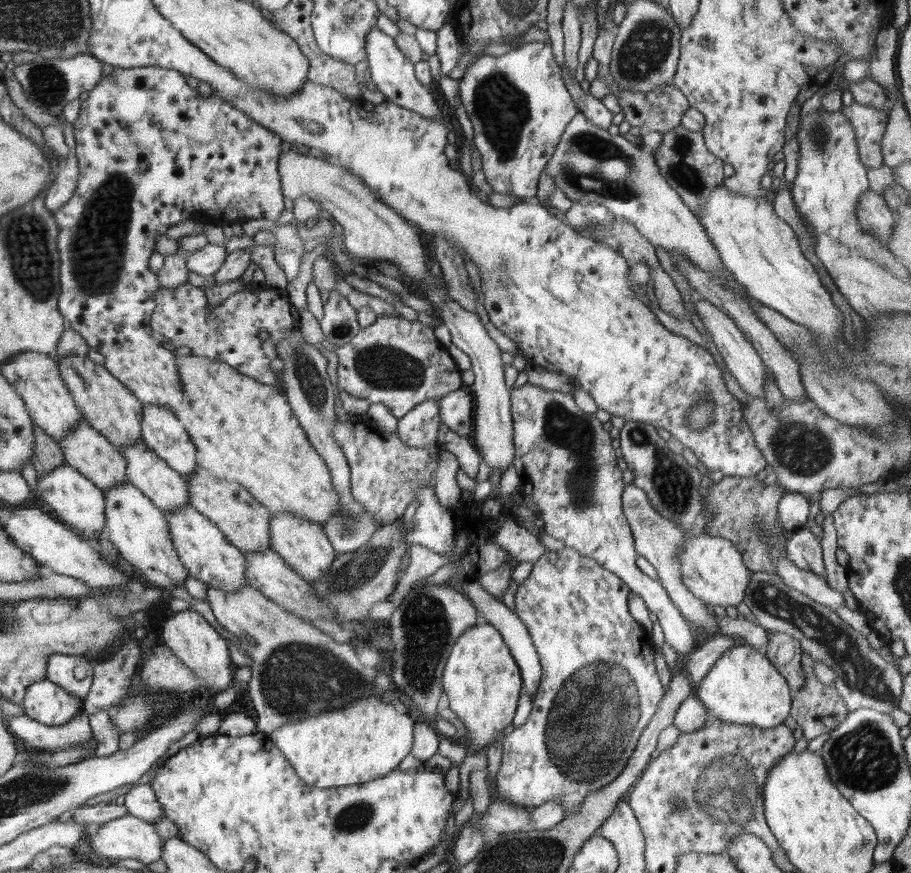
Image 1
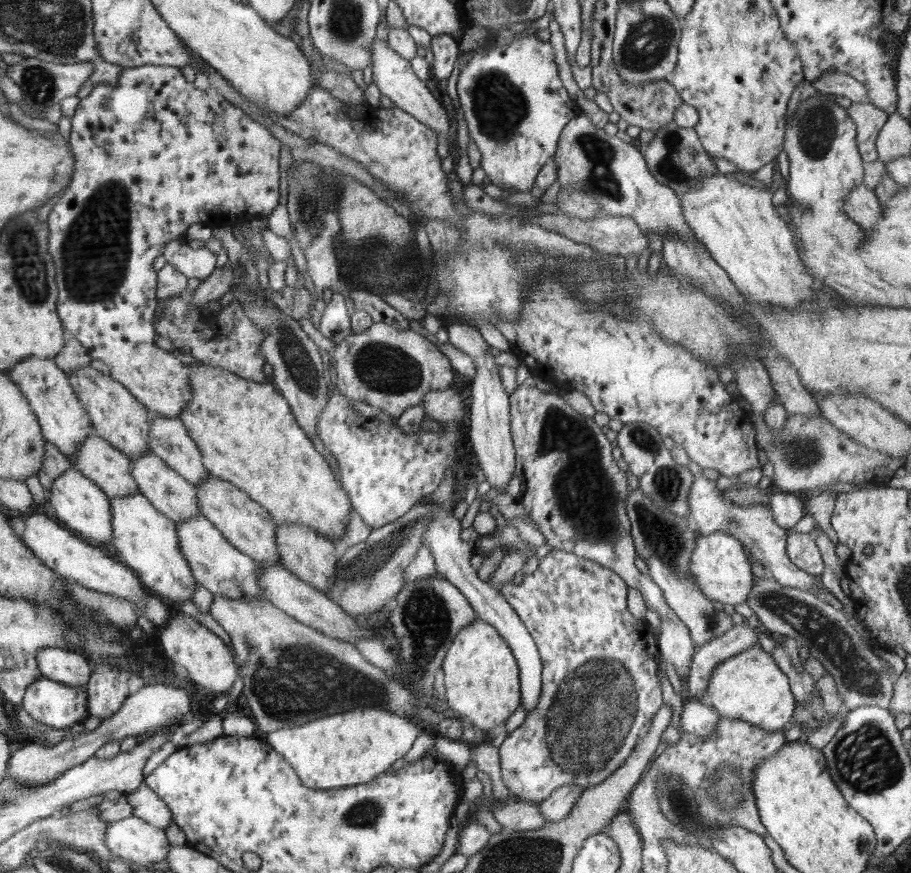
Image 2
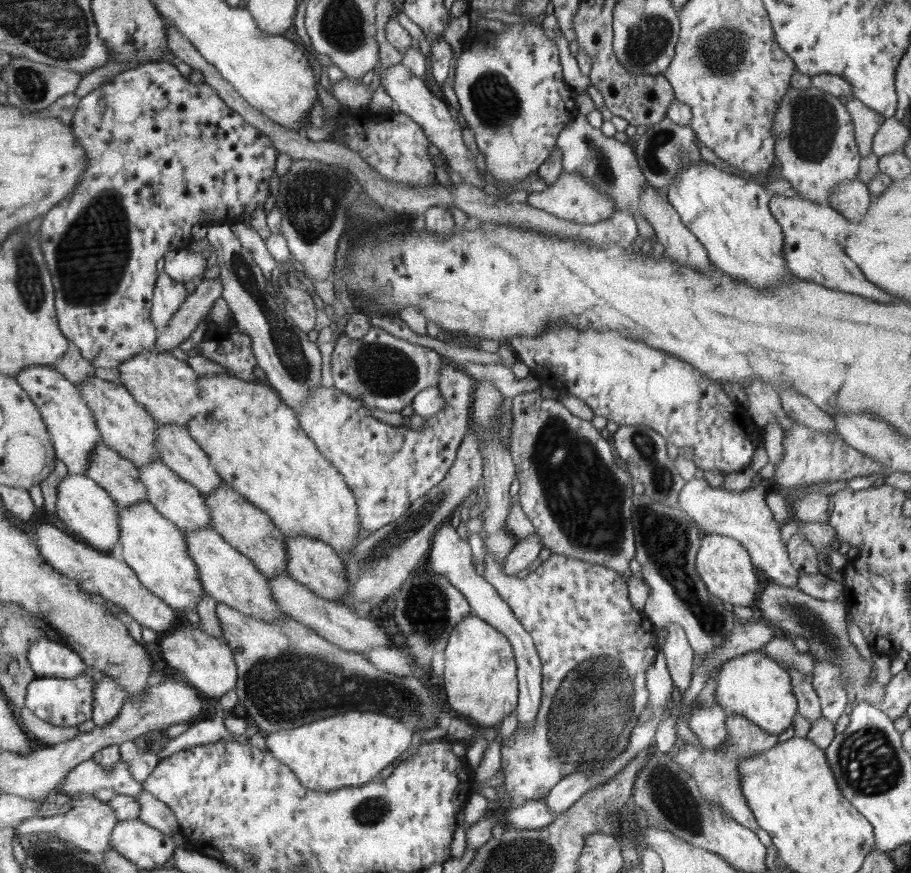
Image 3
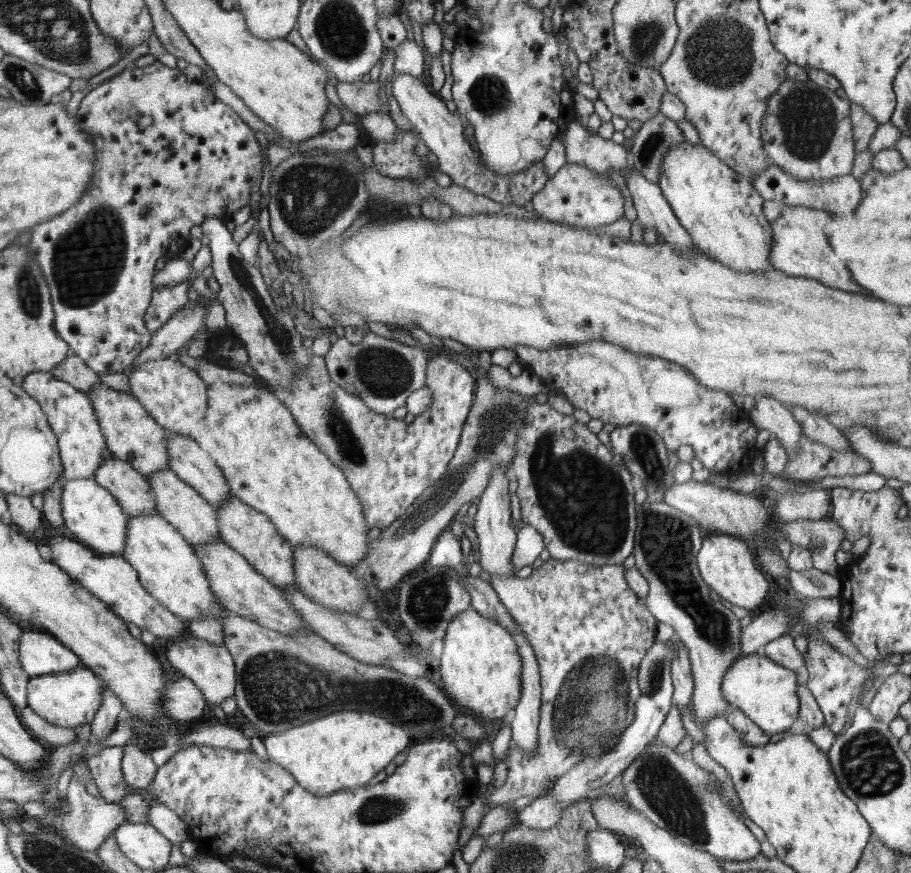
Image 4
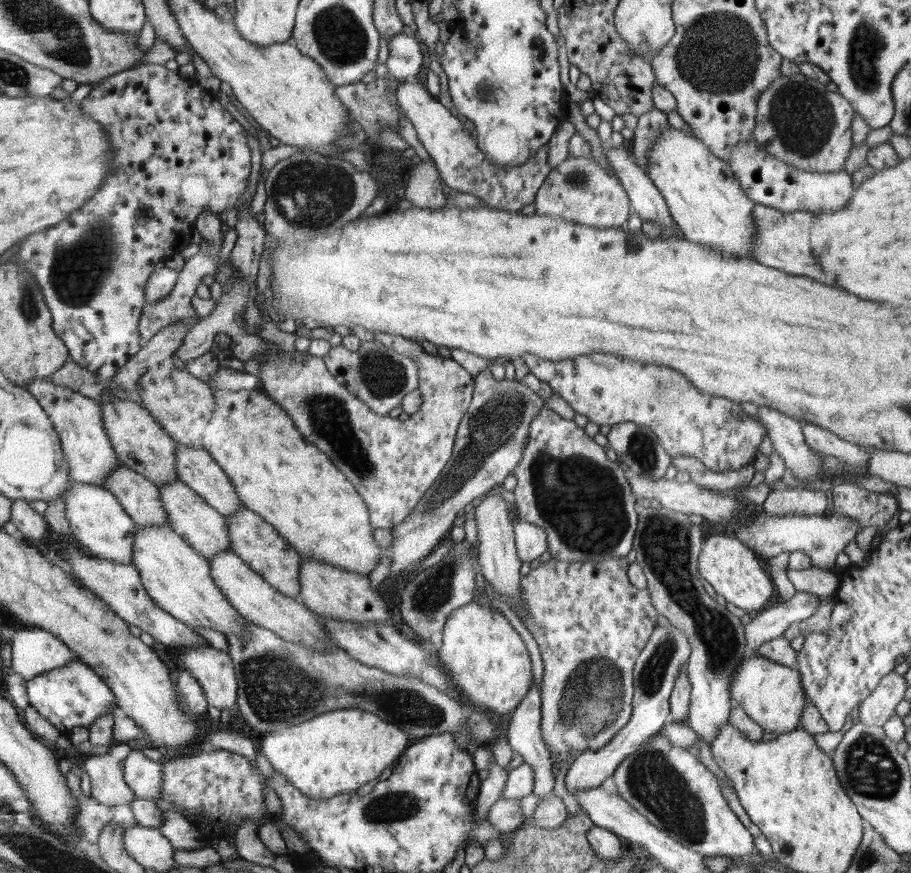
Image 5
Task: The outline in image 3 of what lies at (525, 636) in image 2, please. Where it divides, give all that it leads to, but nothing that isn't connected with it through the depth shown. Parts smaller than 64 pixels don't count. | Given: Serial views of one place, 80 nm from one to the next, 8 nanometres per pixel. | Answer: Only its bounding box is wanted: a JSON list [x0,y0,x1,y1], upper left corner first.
[428,520,543,729]

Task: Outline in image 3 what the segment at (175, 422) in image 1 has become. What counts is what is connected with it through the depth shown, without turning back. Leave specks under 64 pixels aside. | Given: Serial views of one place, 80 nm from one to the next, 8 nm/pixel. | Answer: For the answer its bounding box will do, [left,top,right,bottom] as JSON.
[156,423,224,496]

